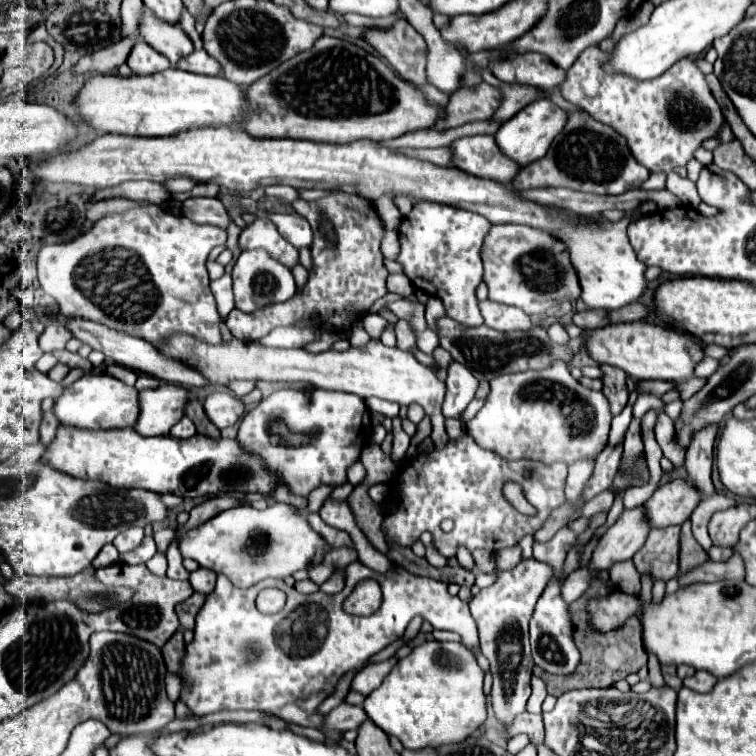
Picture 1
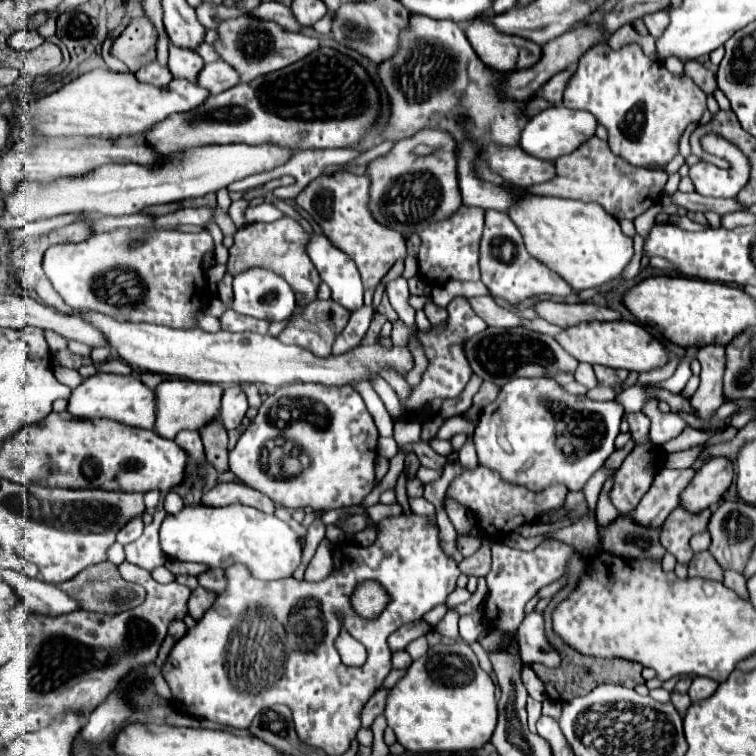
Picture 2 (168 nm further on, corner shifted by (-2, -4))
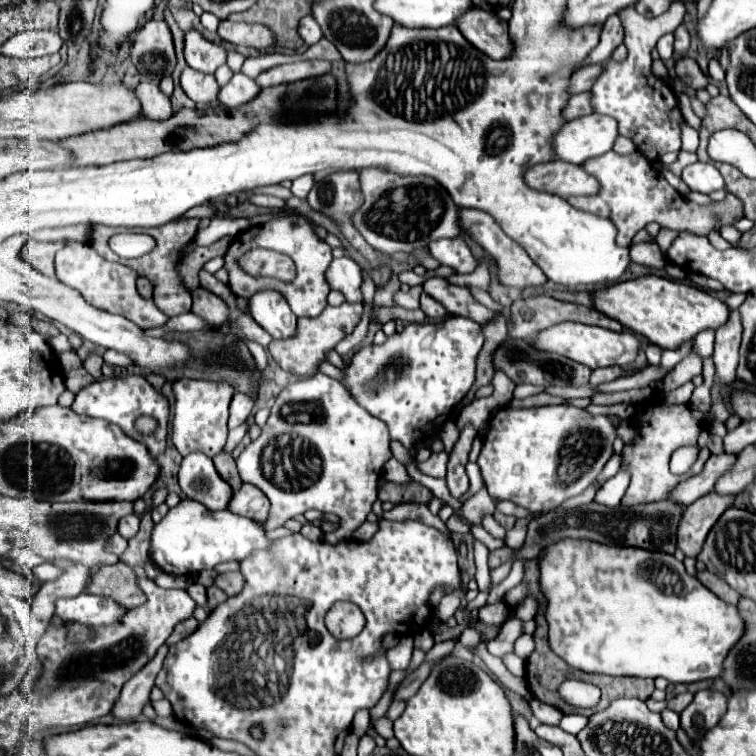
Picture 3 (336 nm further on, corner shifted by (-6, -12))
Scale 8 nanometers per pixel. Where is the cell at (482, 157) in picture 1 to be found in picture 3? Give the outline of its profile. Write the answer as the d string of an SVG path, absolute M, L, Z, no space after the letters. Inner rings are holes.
M560 160L544 162L528 168L524 180L534 190L550 192L562 198L588 196L598 192L598 182L590 174L586 174L582 166L566 164Z

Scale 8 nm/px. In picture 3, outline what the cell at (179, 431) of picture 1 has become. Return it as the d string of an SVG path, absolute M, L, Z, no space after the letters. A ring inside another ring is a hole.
M198 450L184 456L178 480L188 498L202 502L210 510L224 510L232 496L232 488L218 476L212 458Z

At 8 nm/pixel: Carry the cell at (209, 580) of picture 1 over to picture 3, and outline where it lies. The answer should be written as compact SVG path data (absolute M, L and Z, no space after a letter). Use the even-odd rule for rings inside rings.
M228 572L228 574L220 574L220 576L216 576L214 584L216 584L218 588L222 588L228 596L234 596L234 594L238 594L238 592L242 590L242 586L244 586L244 578L242 578L240 572Z

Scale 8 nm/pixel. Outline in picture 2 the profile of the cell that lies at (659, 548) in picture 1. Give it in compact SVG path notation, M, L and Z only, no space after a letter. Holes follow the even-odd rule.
M678 506L674 512L670 512L670 516L662 526L662 546L668 552L672 552L678 562L688 564L690 558L694 556L688 542L694 534L700 534L706 530L710 514L712 514L710 508L692 514L686 508Z

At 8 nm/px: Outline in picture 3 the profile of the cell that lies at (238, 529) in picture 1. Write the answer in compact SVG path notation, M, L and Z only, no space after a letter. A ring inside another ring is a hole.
M182 500L178 506L154 524L150 556L168 574L196 574L210 570L220 562L242 562L256 550L270 550L272 540L266 536L266 528L246 516L232 514L230 510L212 512L204 504L194 500Z

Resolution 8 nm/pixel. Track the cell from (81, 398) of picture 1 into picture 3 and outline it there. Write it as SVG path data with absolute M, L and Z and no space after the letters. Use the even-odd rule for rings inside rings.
M130 374L130 376L120 376L120 378L104 378L88 384L76 394L76 400L72 404L72 410L80 416L90 416L90 418L102 418L108 422L118 424L130 438L146 444L152 452L152 456L158 456L166 448L166 436L168 436L168 416L170 416L170 406L168 400L146 382L146 378ZM140 416L150 416L158 422L156 430L148 436L142 436L136 430L136 420Z

